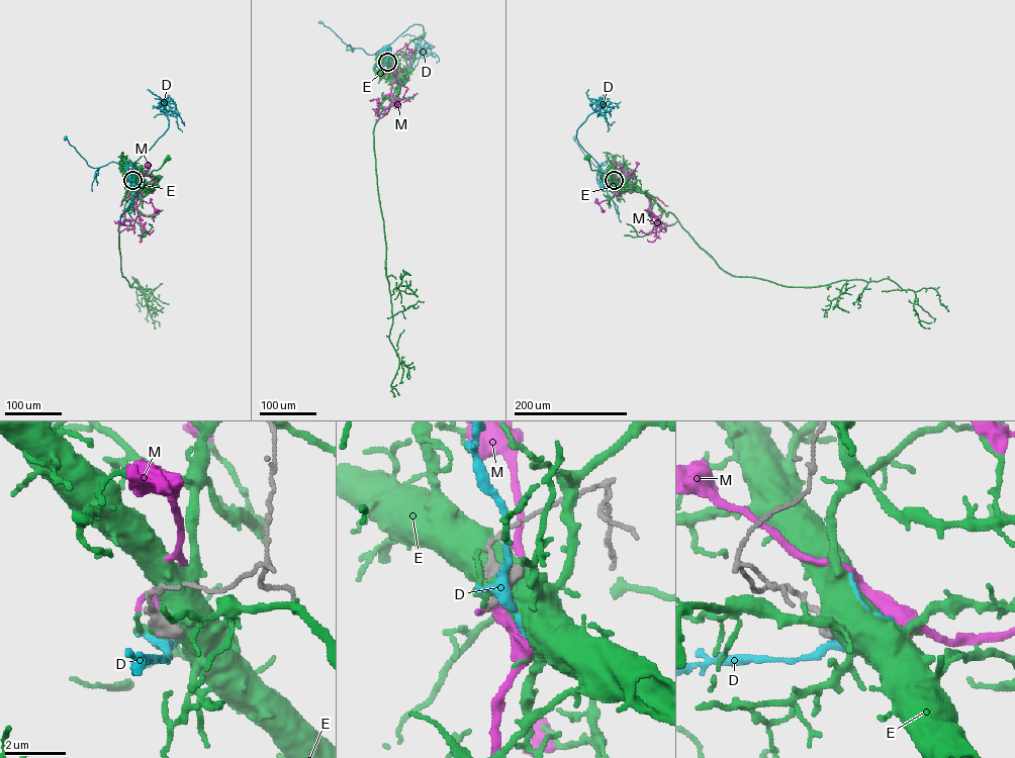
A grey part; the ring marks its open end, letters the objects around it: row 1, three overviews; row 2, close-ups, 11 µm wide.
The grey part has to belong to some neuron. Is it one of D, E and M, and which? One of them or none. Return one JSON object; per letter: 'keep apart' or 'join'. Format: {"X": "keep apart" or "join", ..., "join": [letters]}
{"D": "keep apart", "E": "keep apart", "M": "join", "join": ["M"]}

